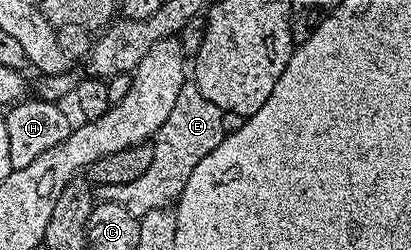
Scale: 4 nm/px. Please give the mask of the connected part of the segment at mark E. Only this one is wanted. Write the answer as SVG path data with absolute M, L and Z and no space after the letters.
M184 85L182 92L178 92L178 100L174 100L170 116L166 116L166 124L162 124L160 131L151 139L150 168L146 168L138 180L130 180L130 184L100 186L99 201L122 204L122 208L137 216L171 207L179 198L182 188L186 188L190 172L198 168L198 160L202 160L202 156L210 156L210 152L214 152L214 148L218 148L224 139L223 115L224 111L218 108L218 104L206 100L196 85Z

